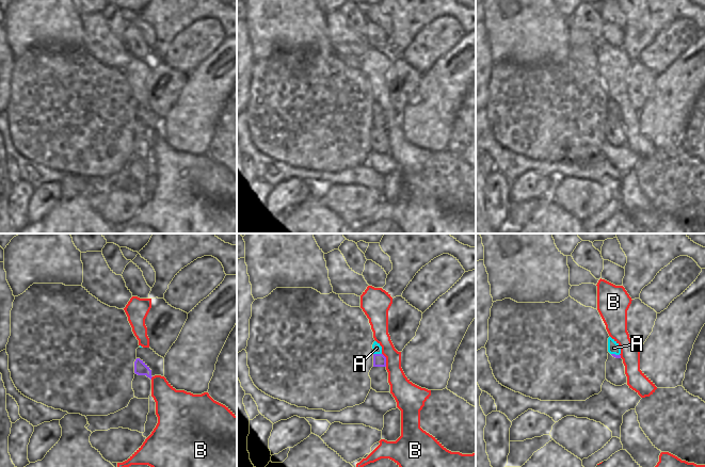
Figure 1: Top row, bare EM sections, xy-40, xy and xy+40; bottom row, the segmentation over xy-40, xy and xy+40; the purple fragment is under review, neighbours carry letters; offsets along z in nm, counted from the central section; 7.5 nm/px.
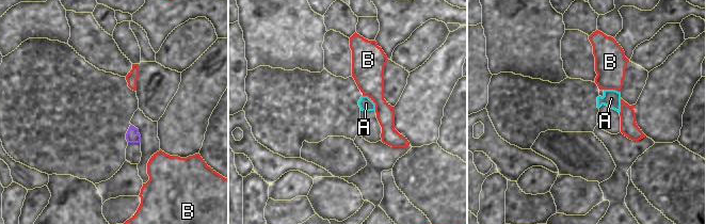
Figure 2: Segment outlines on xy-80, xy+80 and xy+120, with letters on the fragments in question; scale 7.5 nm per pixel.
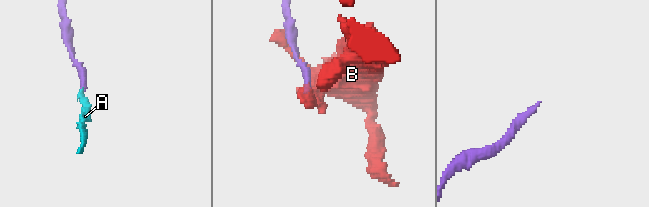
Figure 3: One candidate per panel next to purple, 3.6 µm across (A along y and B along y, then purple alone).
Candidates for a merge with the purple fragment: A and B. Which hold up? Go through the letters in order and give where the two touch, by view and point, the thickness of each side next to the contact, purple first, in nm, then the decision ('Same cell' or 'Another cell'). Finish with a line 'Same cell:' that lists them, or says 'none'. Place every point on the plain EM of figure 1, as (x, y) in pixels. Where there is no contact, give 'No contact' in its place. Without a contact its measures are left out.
A: Touches purple at xy (378, 115). Thickness 100 nm (purple) against 70 nm. Same cell
B: Touches purple at xy (385, 121). Thickness 100 nm (purple) against 170 nm. Another cell
Same cell: A.

